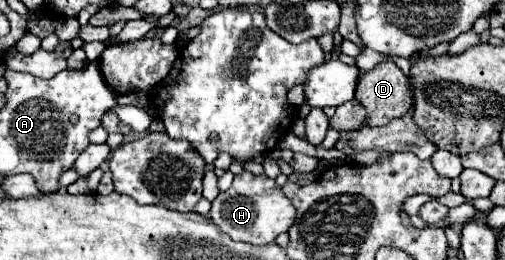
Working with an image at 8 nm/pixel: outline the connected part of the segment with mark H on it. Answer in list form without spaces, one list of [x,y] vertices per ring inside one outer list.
[[[242,172],[234,176],[234,184],[216,196],[212,202],[210,218],[216,222],[216,226],[230,234],[230,238],[240,240],[240,242],[250,242],[250,244],[270,244],[274,238],[282,232],[288,232],[296,218],[296,208],[292,202],[284,196],[282,188],[276,184],[276,180],[268,178],[266,174],[254,176],[250,172]]]

